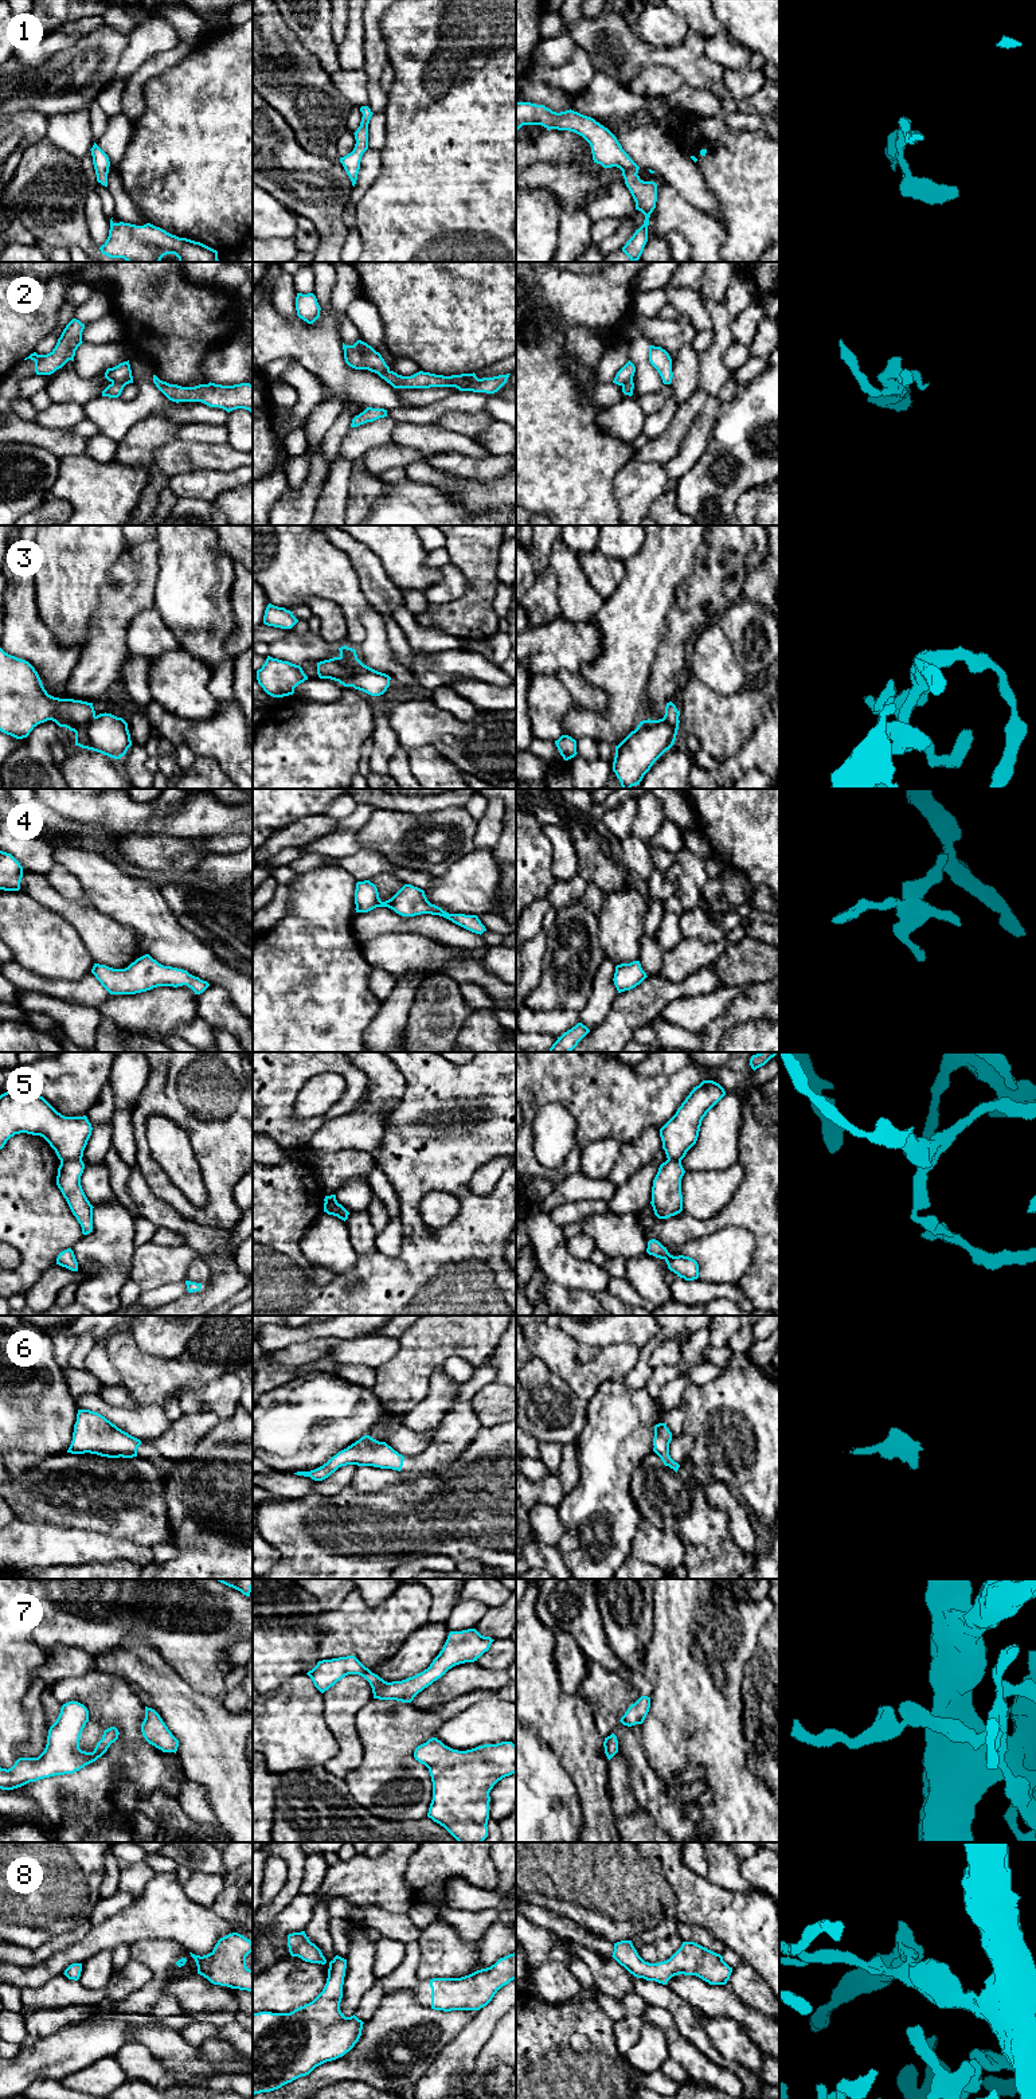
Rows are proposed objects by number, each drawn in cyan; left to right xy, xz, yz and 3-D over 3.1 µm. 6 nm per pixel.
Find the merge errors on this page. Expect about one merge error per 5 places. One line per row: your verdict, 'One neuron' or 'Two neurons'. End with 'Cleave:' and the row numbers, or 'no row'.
1: One neuron
2: Two neurons
3: One neuron
4: One neuron
5: Two neurons
6: One neuron
7: One neuron
8: One neuron
Cleave: 2, 5

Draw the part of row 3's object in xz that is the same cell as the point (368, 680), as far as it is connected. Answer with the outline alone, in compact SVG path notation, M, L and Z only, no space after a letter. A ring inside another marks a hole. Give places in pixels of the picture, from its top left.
M341 646L340 656L317 662L320 679L339 681L344 687L353 687L371 696L383 695L390 687L391 677L364 665L356 654L356 649Z

